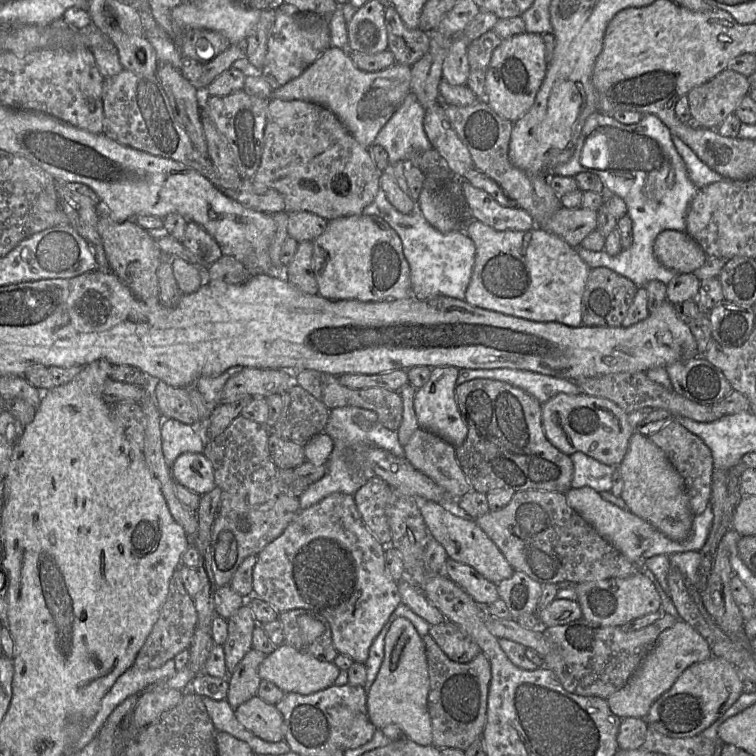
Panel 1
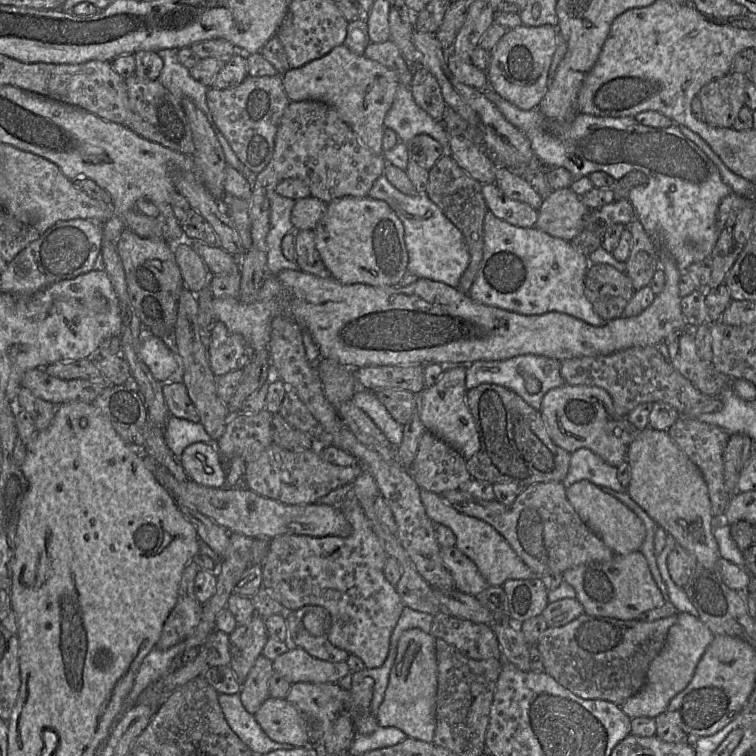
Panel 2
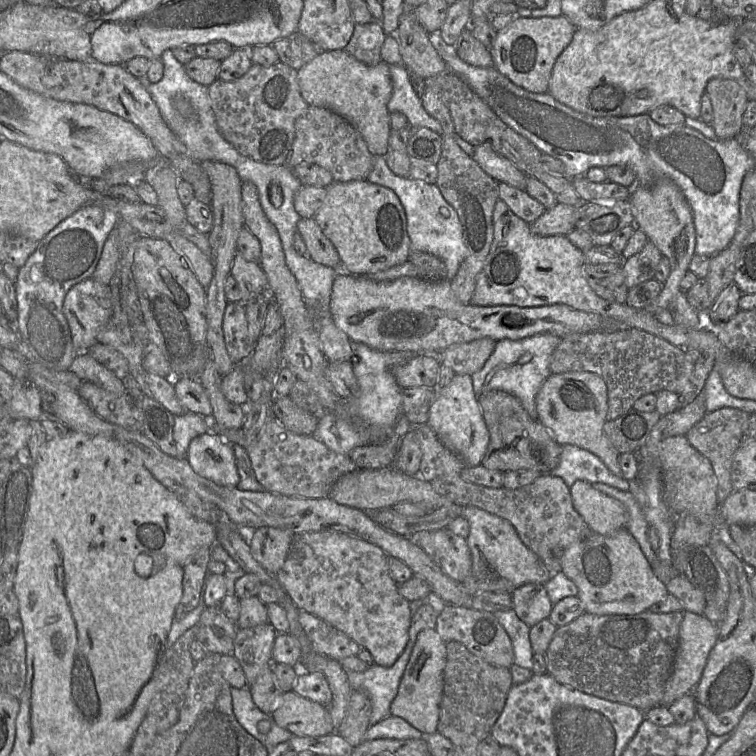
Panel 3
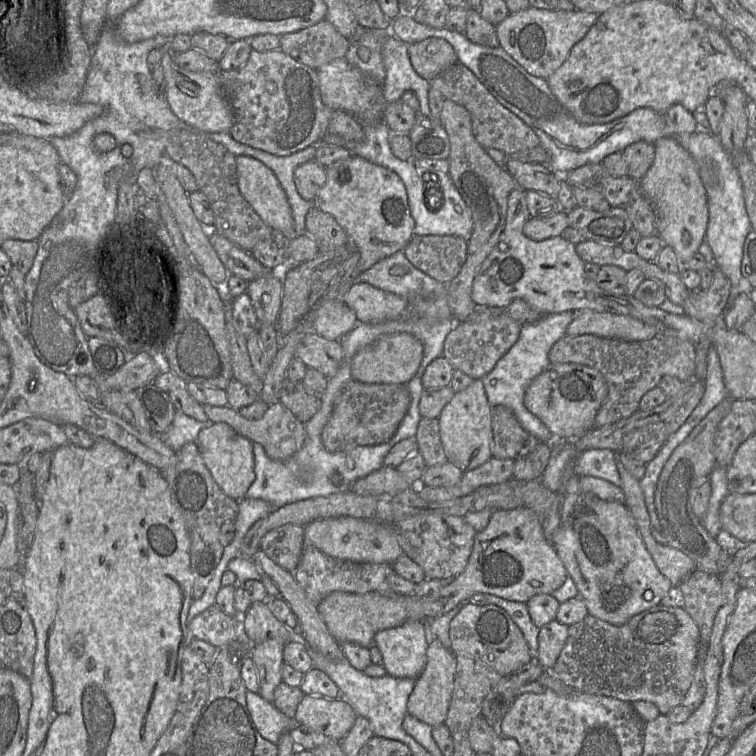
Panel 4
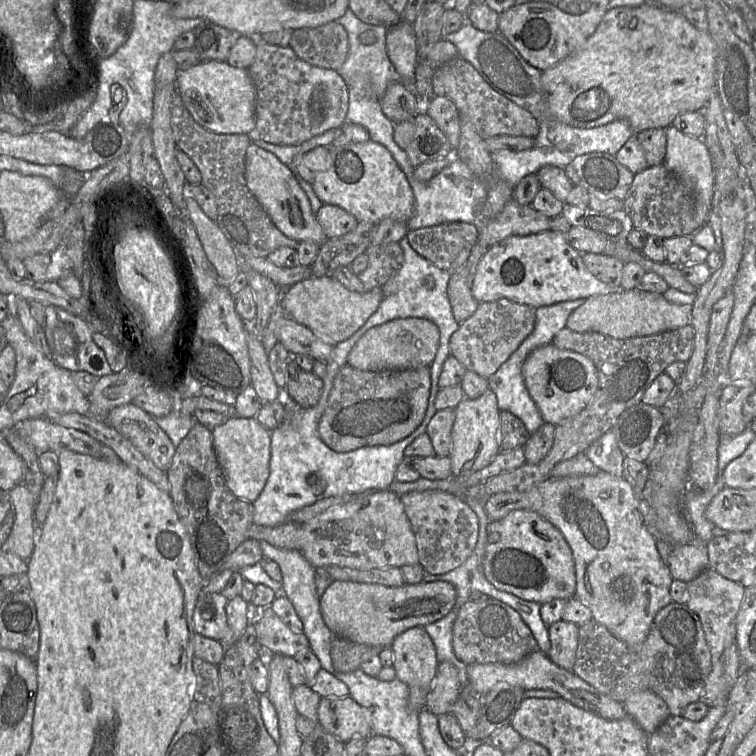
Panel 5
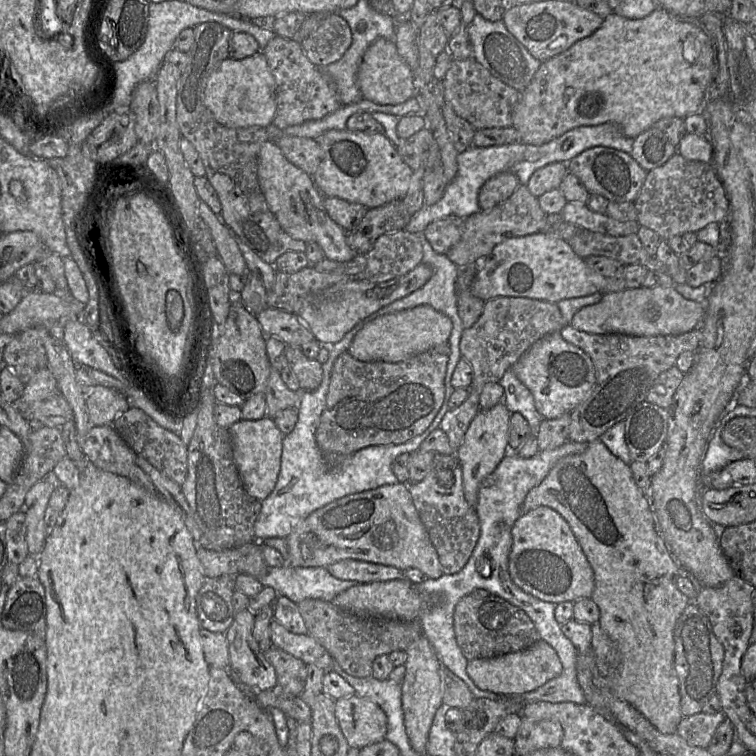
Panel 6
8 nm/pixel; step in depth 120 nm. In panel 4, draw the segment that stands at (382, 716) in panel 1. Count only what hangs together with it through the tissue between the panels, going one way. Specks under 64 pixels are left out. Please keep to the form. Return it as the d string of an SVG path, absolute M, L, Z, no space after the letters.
M430 639L427 648L427 662L422 673L415 679L415 686L407 703L408 714L432 727L443 724L449 709L454 688L456 658L451 649L437 639Z

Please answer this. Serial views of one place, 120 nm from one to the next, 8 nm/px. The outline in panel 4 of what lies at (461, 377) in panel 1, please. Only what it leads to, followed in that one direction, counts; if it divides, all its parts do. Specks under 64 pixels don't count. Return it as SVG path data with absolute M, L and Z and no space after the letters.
M565 311L546 314L534 323L522 325L516 343L496 363L493 370L481 379L489 404L492 407L505 406L509 408L521 426L540 442L553 444L555 438L547 426L526 407L524 402L526 389L530 382L550 365L551 347L567 334L567 328L574 319L575 313L574 311Z

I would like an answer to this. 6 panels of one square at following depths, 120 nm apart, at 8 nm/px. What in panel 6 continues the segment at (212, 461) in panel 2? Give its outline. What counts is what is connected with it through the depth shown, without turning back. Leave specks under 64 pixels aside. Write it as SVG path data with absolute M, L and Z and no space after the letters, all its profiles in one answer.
M270 416L258 420L240 420L228 429L234 462L243 488L250 496L263 501L272 493L277 483L284 435Z

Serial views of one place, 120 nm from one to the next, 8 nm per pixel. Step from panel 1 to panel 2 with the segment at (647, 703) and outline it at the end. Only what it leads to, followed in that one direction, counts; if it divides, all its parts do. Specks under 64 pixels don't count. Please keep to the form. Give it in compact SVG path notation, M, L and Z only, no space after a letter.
M686 612L677 615L677 621L669 628L662 650L649 666L643 687L619 705L631 719L656 718L665 713L671 699L684 690L692 680L701 657L715 637L697 616Z

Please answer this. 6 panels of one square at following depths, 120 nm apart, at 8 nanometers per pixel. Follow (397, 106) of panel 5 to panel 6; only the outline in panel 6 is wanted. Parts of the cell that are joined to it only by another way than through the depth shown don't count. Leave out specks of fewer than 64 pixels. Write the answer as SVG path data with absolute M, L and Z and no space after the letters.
M379 38L363 55L358 68L358 85L364 99L378 105L398 105L415 97L414 75L399 55L394 41Z

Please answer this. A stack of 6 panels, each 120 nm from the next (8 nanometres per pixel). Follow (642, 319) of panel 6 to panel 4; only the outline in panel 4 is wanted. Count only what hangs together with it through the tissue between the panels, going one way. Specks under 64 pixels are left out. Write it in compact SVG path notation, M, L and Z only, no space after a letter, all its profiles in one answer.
M585 309L575 313L567 328L567 335L591 334L626 341L648 340L657 334L655 326L626 315Z

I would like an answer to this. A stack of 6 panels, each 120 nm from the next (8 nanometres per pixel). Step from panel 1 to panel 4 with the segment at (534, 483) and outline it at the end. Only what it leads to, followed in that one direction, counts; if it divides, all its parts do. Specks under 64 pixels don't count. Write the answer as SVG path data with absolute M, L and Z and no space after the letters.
M505 406L492 407L492 457L516 460L532 452L540 442L527 432Z

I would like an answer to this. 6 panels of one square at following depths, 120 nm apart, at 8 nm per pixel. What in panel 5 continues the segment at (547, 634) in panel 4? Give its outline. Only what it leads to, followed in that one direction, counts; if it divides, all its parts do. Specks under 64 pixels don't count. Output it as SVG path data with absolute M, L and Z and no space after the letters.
M564 620L548 626L551 647L549 659L559 667L572 671L578 648L579 625Z

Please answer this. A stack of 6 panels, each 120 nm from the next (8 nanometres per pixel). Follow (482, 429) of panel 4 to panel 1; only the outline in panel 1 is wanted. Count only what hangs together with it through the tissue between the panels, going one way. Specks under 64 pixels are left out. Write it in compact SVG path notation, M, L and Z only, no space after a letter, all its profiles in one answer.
M454 366L432 368L428 382L416 390L413 402L419 428L436 434L454 446L461 445L468 433L455 400L458 373L459 368Z

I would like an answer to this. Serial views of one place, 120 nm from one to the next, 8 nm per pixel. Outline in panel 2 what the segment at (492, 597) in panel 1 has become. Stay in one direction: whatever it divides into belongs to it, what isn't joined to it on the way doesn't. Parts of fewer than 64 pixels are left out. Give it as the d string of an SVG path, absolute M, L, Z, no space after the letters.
M456 546L441 548L441 557L454 578L456 589L477 596L489 586L476 564Z

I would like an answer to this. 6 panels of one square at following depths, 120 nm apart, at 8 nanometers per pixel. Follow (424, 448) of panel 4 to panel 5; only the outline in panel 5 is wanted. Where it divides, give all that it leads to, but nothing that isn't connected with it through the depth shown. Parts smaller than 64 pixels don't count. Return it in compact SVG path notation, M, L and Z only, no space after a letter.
M455 409L437 411L429 421L425 433L430 437L436 456L450 458L454 421Z

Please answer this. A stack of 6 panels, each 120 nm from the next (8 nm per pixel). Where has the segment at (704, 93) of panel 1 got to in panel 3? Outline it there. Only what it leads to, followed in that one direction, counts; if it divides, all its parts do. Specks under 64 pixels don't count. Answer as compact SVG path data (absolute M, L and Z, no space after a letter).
M713 78L708 81L705 93L713 107L713 128L717 139L727 140L738 136L743 130L742 115L748 97L744 88L735 80Z

